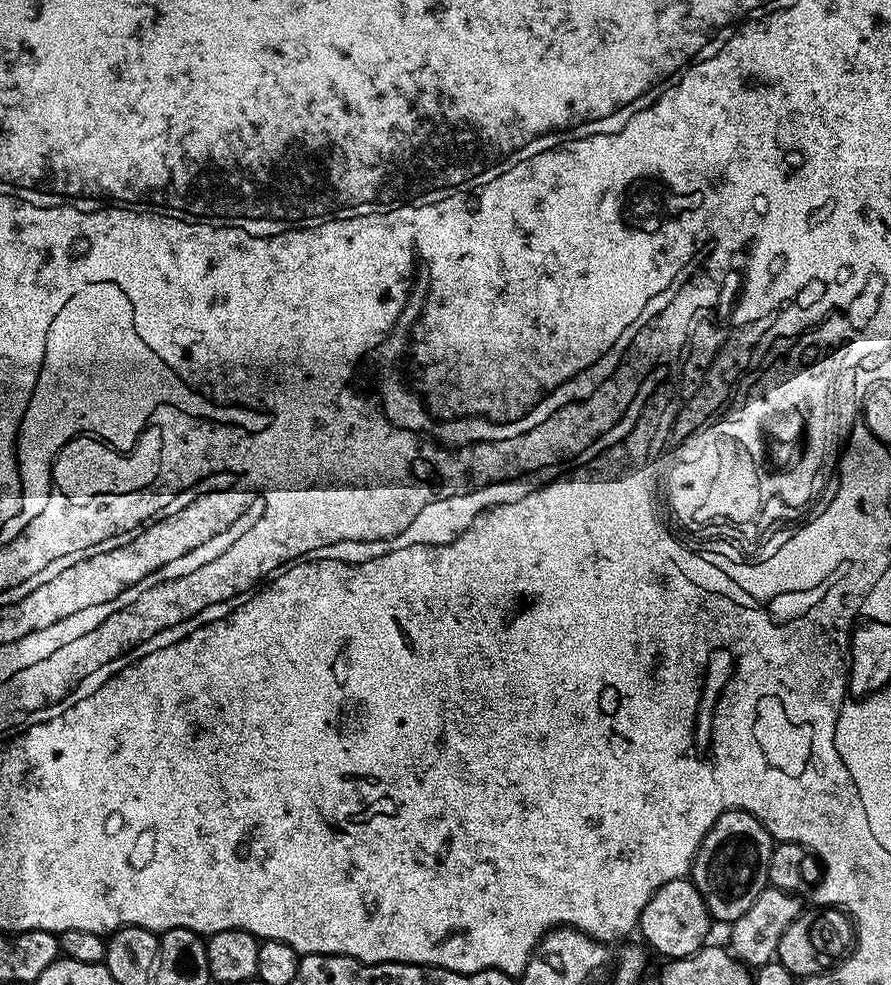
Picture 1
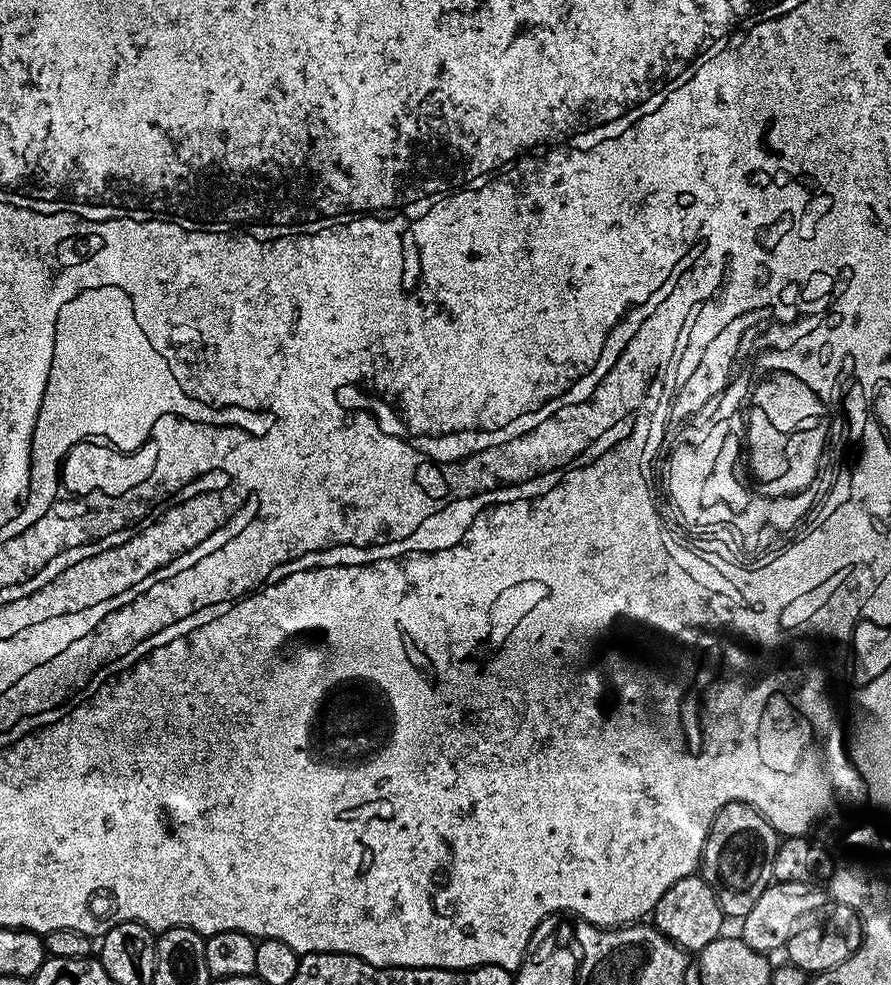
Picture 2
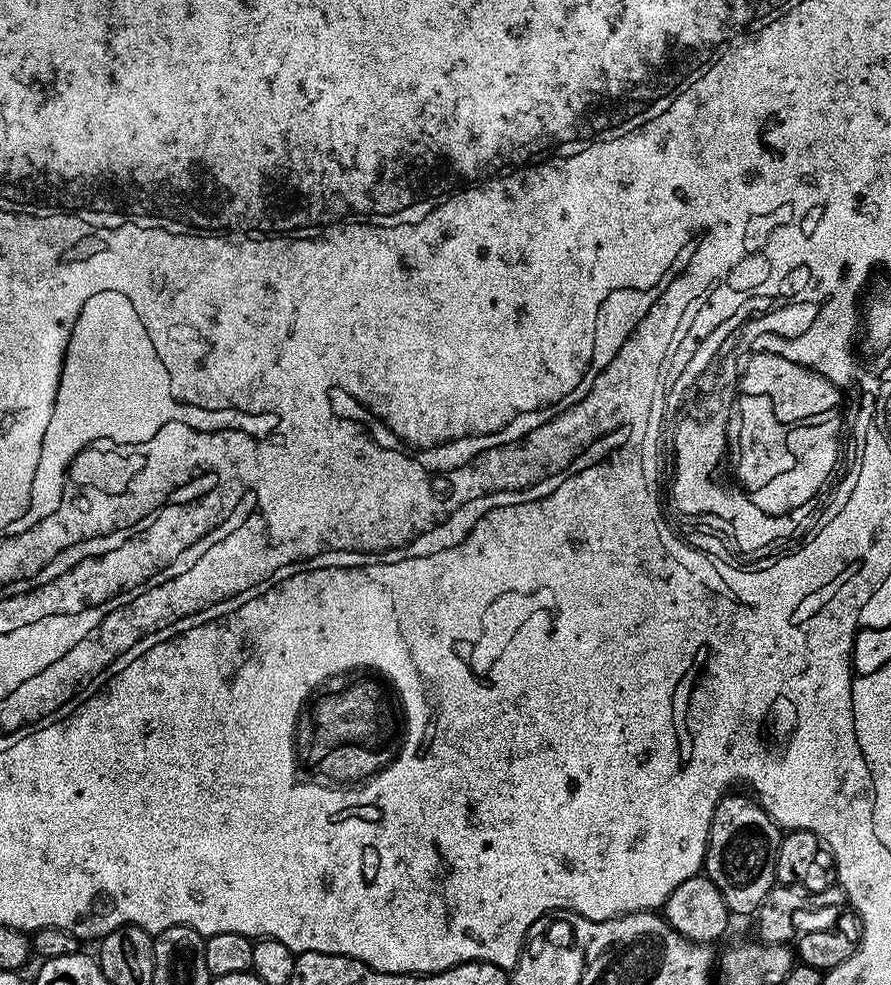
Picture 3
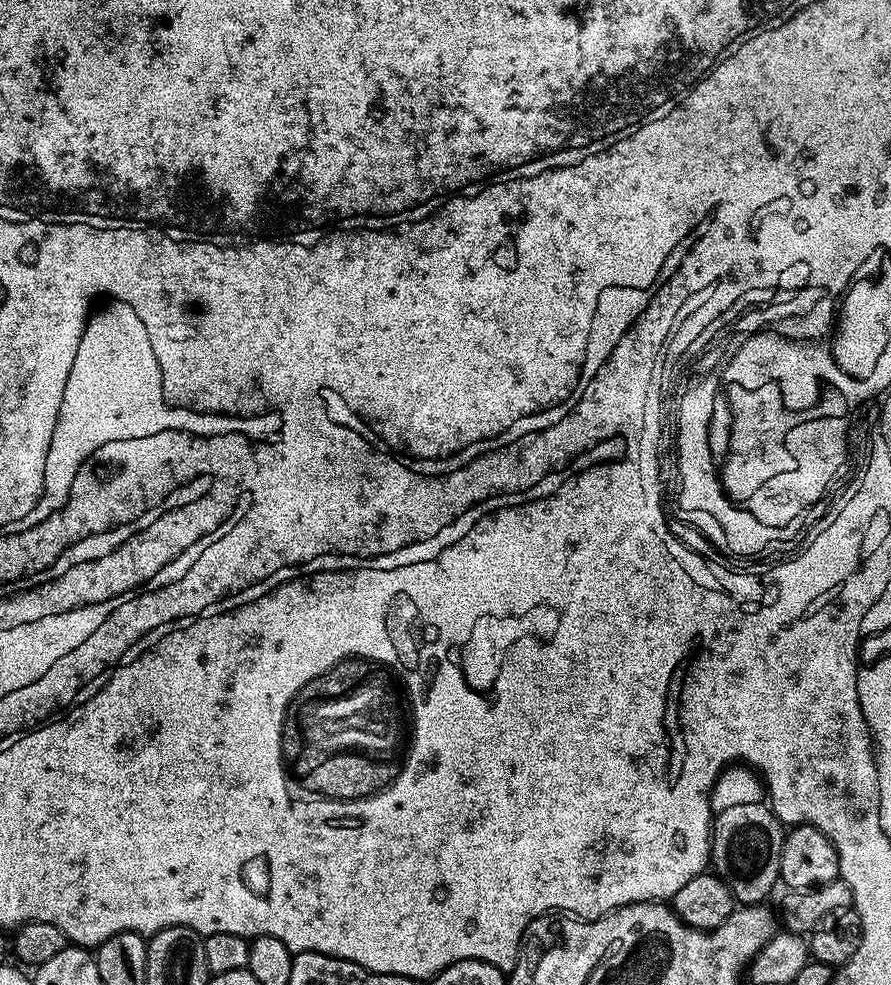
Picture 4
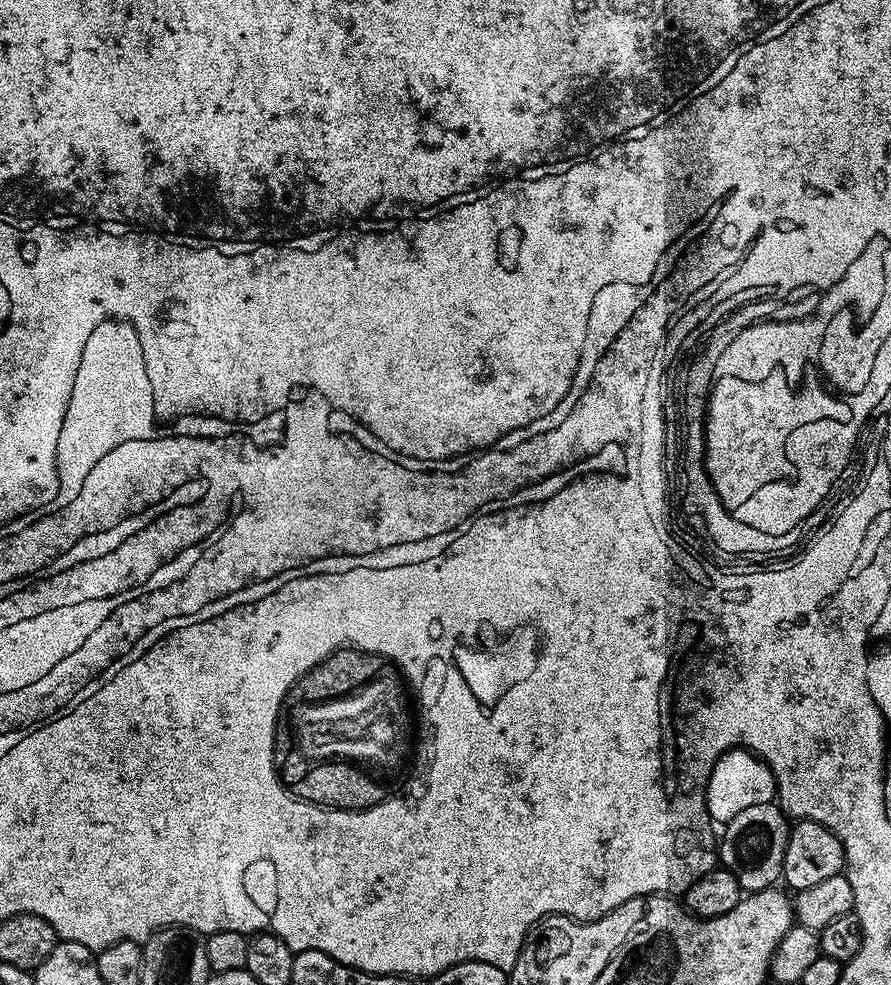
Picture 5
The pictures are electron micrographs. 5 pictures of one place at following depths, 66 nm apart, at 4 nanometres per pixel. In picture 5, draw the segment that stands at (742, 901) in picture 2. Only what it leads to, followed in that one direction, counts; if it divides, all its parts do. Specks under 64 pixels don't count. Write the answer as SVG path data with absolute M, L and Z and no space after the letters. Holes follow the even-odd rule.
M773 802L762 806L747 807L746 810L735 815L731 821L723 825L722 832L724 832L724 837L721 835L718 840L718 860L723 867L735 874L741 889L745 893L766 890L767 888L773 887L783 877L790 820L787 820L780 813L778 805L779 803Z

